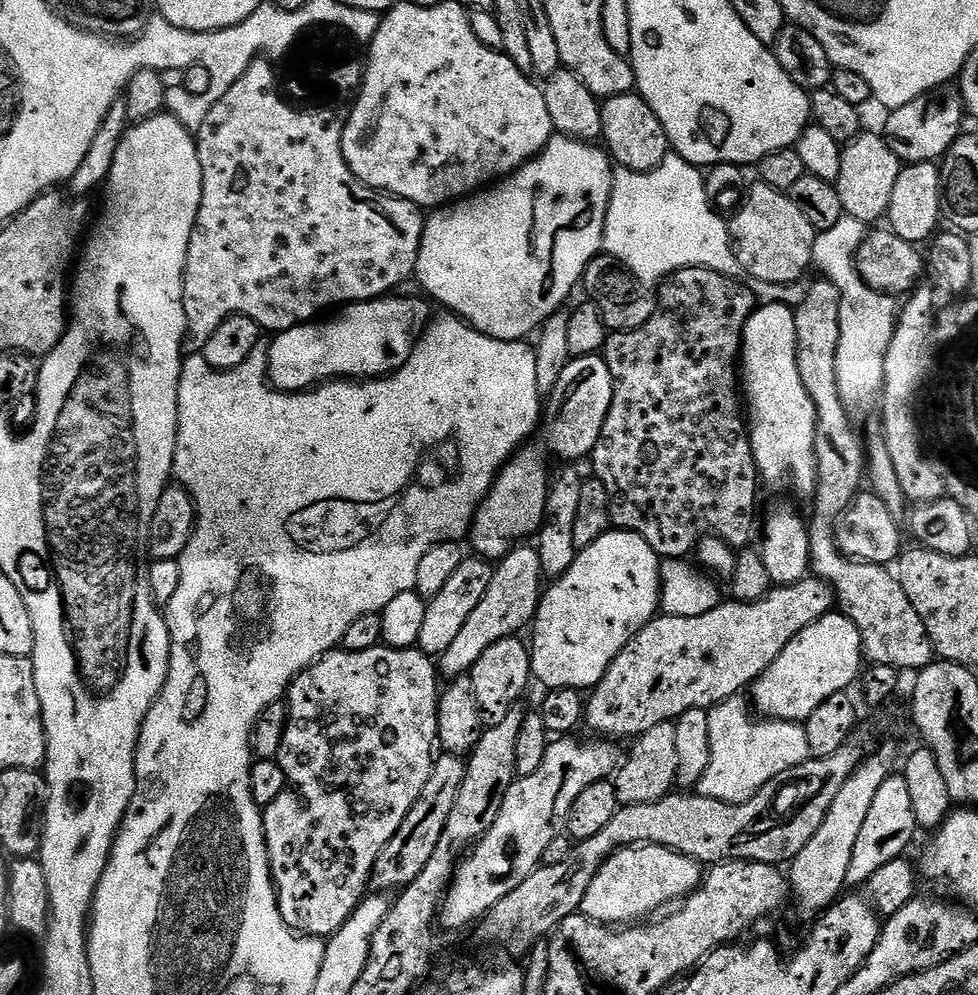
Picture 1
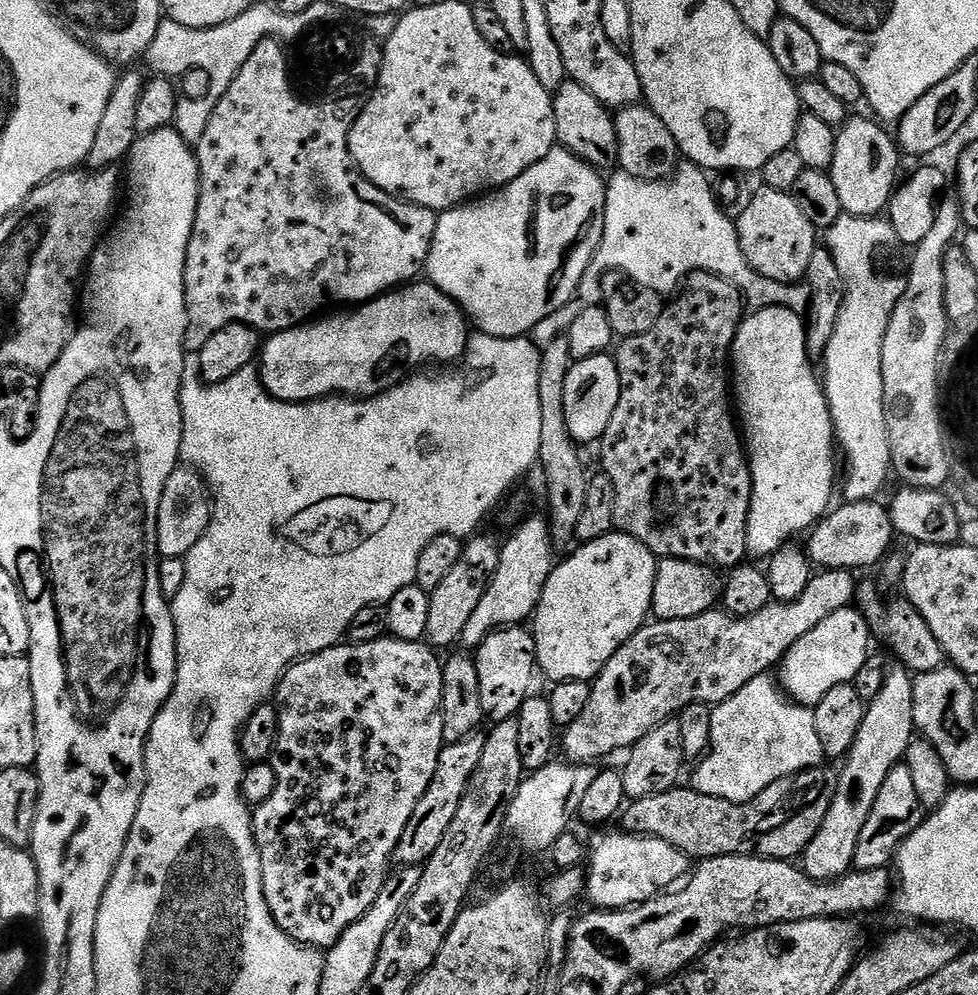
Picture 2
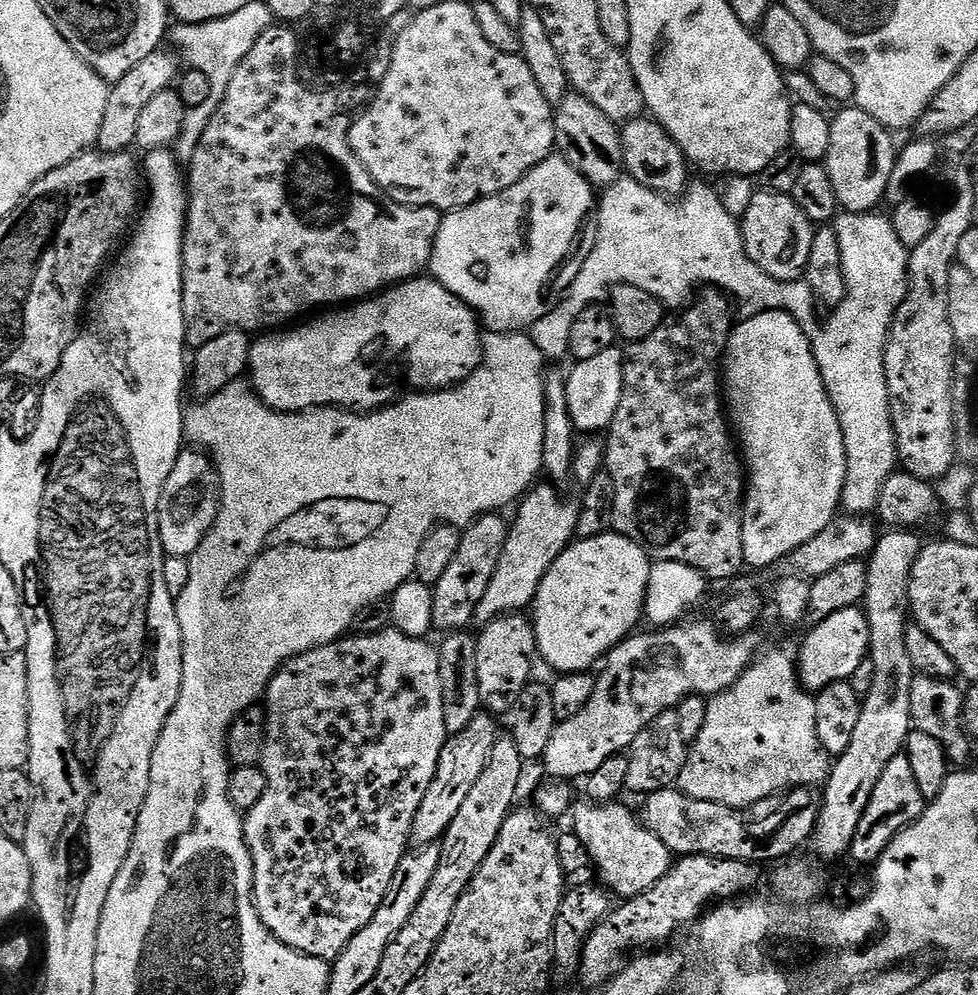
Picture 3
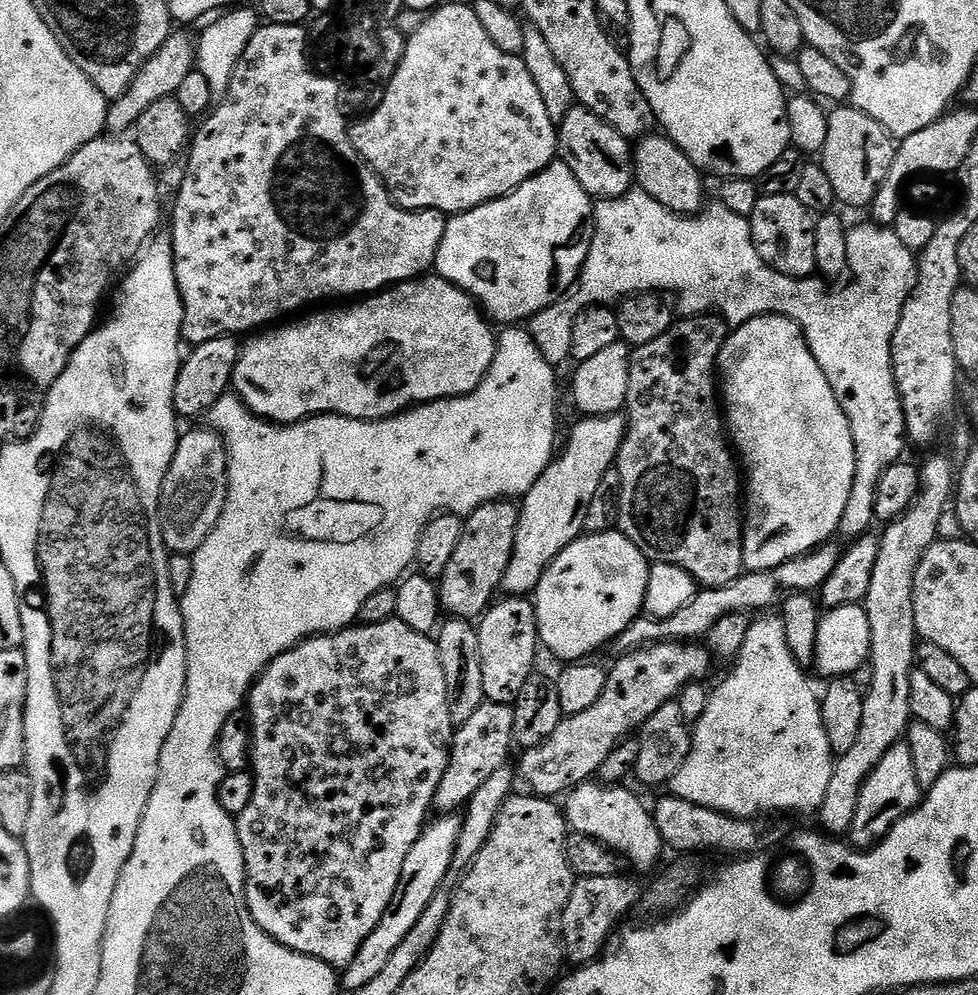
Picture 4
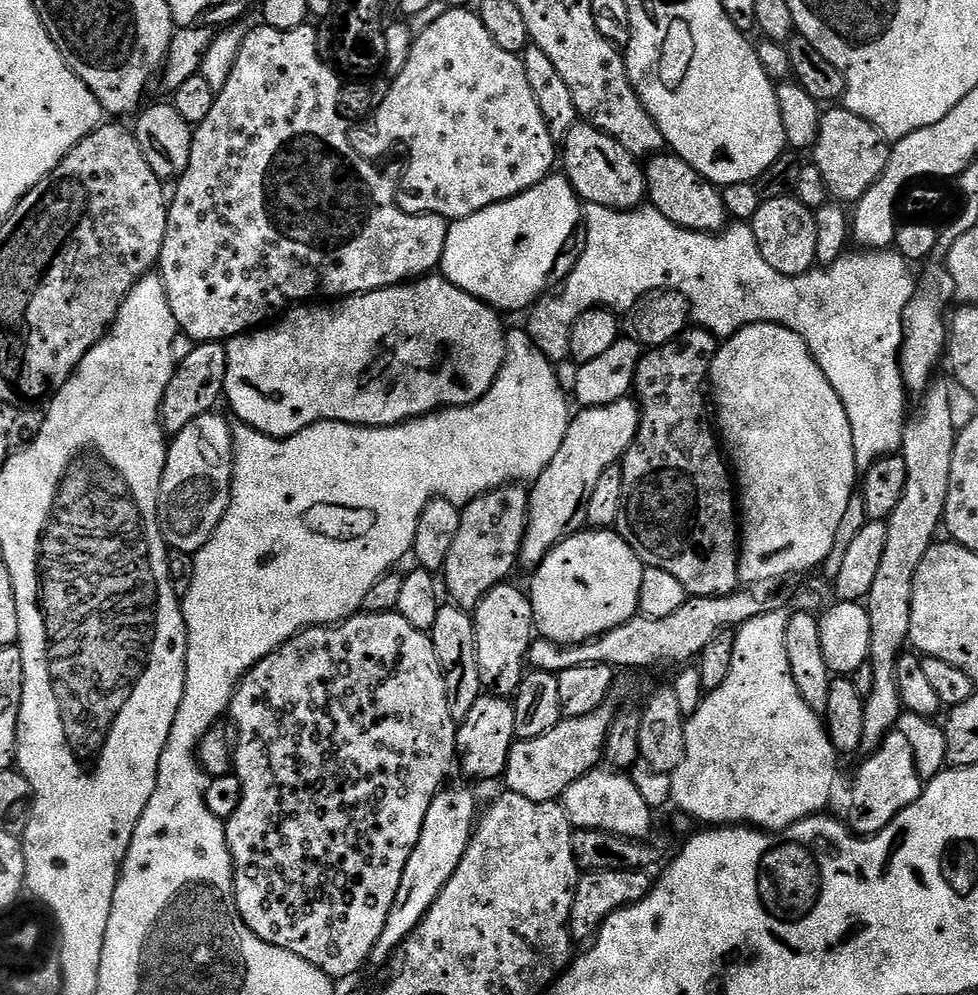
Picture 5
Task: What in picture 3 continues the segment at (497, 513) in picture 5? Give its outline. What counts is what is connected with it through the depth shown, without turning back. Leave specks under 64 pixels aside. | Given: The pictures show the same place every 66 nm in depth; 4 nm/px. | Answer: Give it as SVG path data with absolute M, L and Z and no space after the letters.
M500 514L477 516L461 531L454 559L432 589L434 594L432 627L437 633L459 632L467 629L468 623L471 625L475 621L478 602L482 602L482 594L486 594L486 586L490 586L494 570L498 570L498 558L502 558L502 546L506 546L509 521L503 520L502 517Z

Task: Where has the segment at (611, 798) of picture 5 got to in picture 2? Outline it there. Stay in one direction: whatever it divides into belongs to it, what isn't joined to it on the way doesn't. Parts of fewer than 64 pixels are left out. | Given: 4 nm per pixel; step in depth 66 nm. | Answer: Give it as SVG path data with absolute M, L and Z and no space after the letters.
M608 830L597 831L600 833L593 838L592 844L590 840L588 868L586 864L586 900L592 903L589 905L600 910L631 908L661 895L687 877L689 857L670 846L670 842L653 836L634 836L623 830L604 831Z

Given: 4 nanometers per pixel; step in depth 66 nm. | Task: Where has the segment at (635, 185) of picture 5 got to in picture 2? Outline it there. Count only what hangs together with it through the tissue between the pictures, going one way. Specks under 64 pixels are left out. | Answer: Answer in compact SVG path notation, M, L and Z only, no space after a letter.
M567 79L563 86L553 95L554 130L556 142L567 152L572 152L579 160L584 160L591 168L612 170L617 167L618 136L613 113L605 108L586 86L578 86L578 82Z

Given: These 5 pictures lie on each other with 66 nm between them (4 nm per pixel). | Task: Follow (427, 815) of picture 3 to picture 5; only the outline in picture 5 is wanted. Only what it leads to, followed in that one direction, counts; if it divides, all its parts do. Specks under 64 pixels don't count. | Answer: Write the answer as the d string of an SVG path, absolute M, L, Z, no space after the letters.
M482 694L470 714L459 721L456 729L458 768L472 780L492 780L503 777L510 750L517 741L514 730L514 703L507 696Z

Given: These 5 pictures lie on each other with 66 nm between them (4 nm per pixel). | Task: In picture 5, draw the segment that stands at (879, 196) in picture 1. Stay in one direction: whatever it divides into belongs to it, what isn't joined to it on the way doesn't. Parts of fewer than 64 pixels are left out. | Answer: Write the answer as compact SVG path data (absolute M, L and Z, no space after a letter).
M832 106L820 117L820 133L810 156L818 170L822 170L829 193L837 201L855 202L874 186L874 182L878 182L882 170L886 170L889 151L889 141L873 124L858 118L858 114L846 107Z

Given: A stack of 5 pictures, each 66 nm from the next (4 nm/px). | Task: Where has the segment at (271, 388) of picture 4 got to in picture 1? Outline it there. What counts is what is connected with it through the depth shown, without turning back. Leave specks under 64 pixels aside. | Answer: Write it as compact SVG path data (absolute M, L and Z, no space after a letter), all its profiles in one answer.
M389 294L378 300L362 300L359 304L345 304L327 318L317 318L285 332L275 333L268 344L268 379L272 387L279 392L306 392L330 380L370 380L398 371L416 349L416 341L429 323L430 315L427 299L415 300L412 296L396 295L400 294Z

